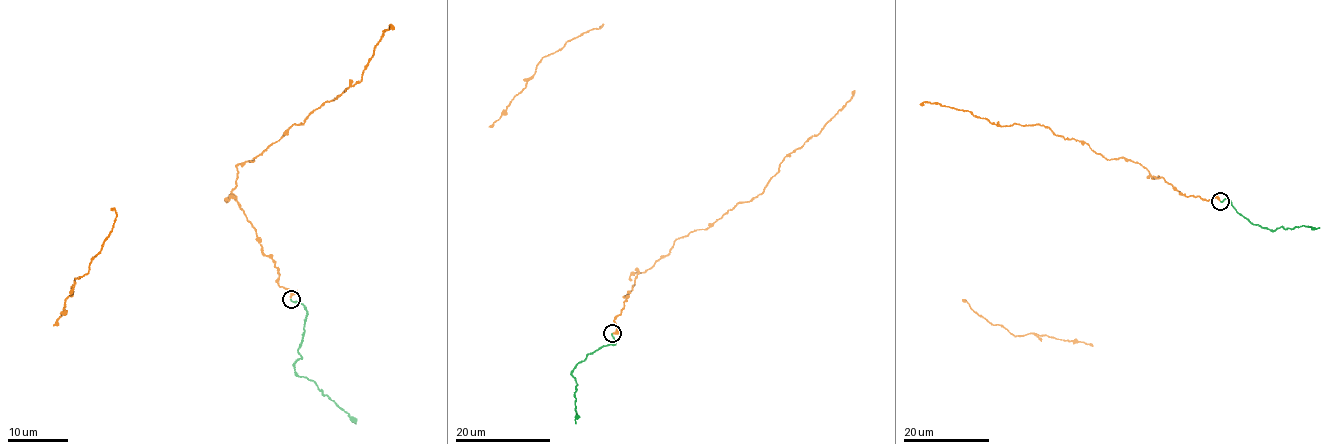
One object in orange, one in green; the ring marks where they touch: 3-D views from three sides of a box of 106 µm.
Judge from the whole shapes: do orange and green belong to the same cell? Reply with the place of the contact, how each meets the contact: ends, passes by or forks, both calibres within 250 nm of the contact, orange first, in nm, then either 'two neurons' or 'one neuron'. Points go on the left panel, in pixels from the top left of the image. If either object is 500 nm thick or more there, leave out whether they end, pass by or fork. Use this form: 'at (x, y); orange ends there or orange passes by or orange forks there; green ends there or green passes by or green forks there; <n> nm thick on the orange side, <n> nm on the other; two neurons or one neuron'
at (291, 299); orange ends there; green ends there; 220 nm thick on the orange side, 150 nm on the other; one neuron

